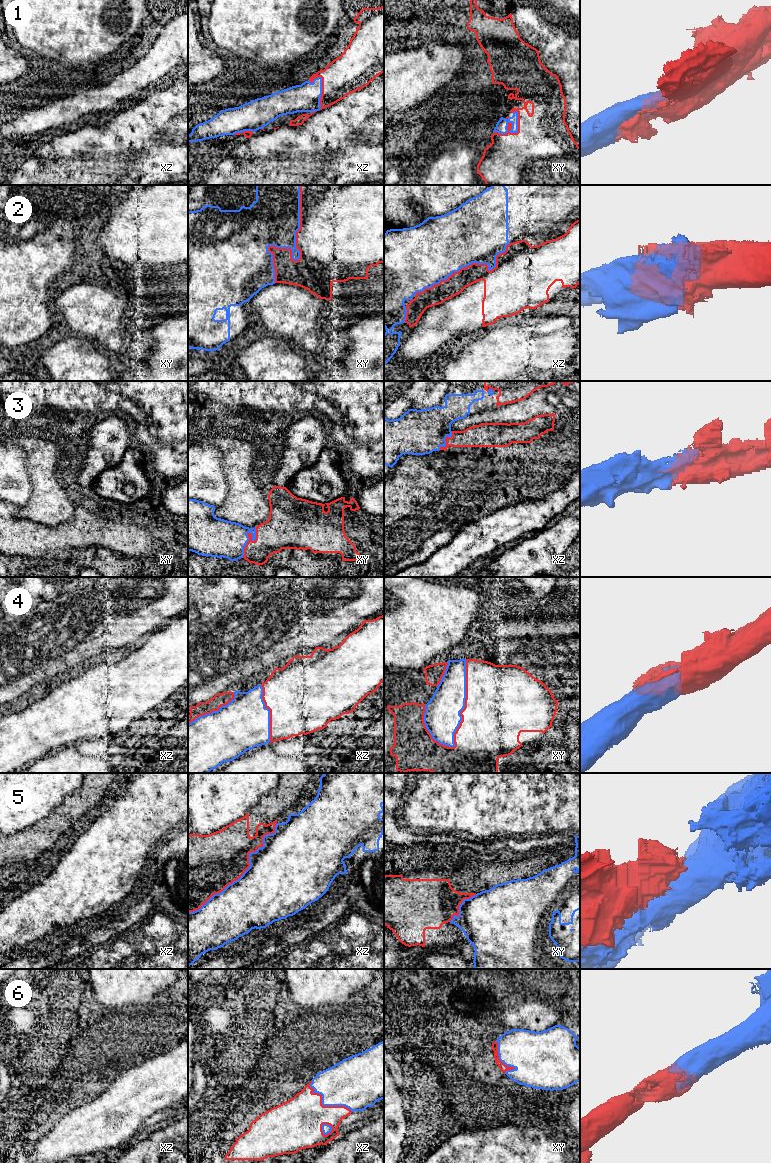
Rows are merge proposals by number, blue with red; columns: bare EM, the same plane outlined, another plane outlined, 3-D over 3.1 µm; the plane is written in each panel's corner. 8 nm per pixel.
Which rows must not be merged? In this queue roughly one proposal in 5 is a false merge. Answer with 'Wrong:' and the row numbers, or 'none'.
Wrong: 2, 5

